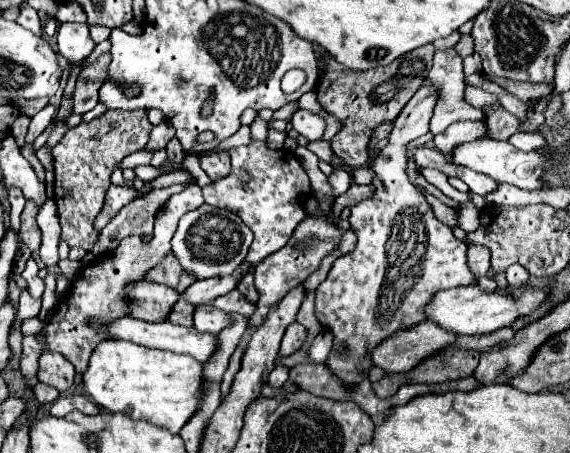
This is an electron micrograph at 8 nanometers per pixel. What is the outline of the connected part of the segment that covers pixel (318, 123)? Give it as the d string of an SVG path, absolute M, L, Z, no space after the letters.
M298 110L294 116L292 116L292 126L294 130L304 136L308 142L314 142L314 140L322 140L324 136L324 118L318 116L318 114L312 114L308 110Z

